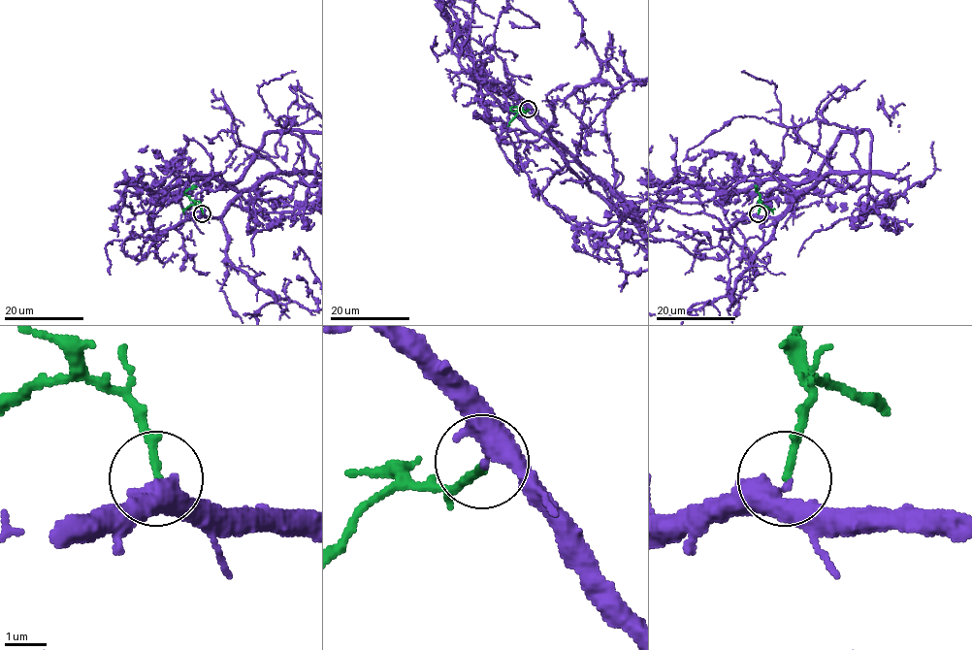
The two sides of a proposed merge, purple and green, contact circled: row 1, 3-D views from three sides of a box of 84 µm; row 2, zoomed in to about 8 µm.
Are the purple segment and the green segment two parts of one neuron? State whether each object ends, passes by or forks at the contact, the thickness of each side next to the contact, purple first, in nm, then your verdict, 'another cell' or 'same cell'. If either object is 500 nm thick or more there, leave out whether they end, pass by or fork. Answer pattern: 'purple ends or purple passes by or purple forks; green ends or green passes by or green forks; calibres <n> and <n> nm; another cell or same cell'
purple passes by; green ends; calibres 360 and 170 nm; another cell

